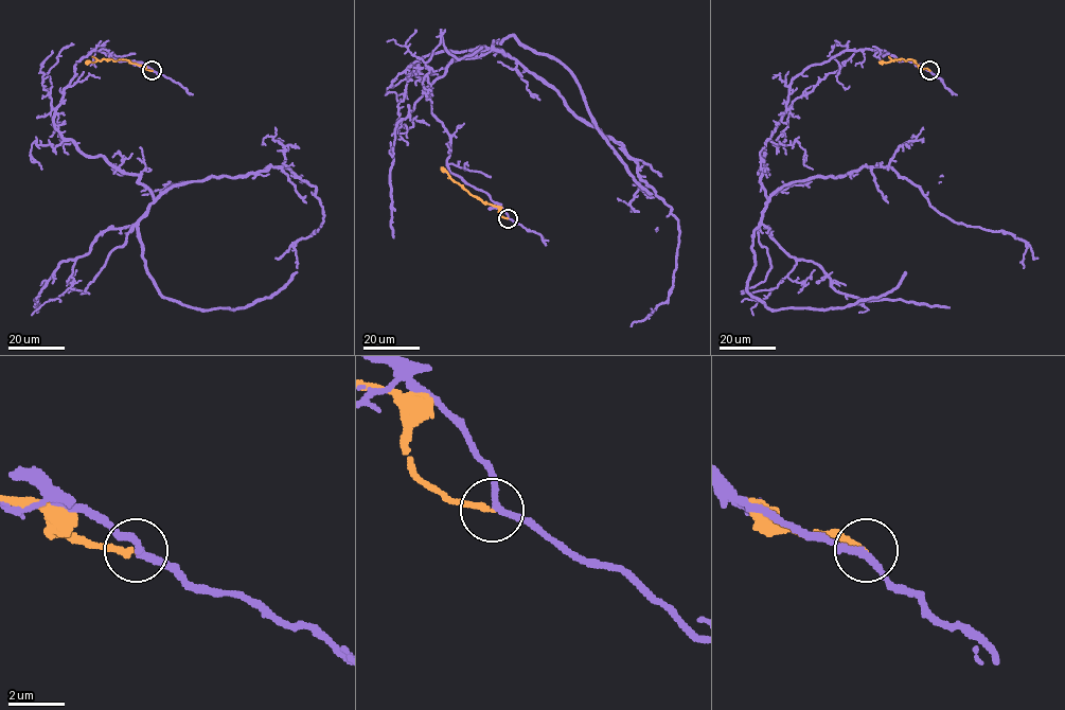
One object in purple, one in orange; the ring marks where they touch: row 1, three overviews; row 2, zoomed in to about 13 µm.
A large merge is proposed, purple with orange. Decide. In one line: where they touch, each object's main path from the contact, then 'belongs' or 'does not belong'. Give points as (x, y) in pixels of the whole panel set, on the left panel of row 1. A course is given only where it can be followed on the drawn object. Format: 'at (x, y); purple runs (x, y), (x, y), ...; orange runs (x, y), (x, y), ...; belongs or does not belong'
at (152, 70); purple runs (153, 70), (91, 50), (54, 127), (155, 198), (284, 166), (315, 188), (323, 219), (276, 258); orange runs (152, 70), (121, 59), (85, 63); does not belong

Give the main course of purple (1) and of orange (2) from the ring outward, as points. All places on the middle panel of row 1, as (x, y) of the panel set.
1: (508, 218), (449, 169), (420, 57), (500, 50), (637, 163), (679, 240), (669, 298), (631, 326)
2: (508, 218), (499, 214), (496, 206), (474, 197), (441, 167)

